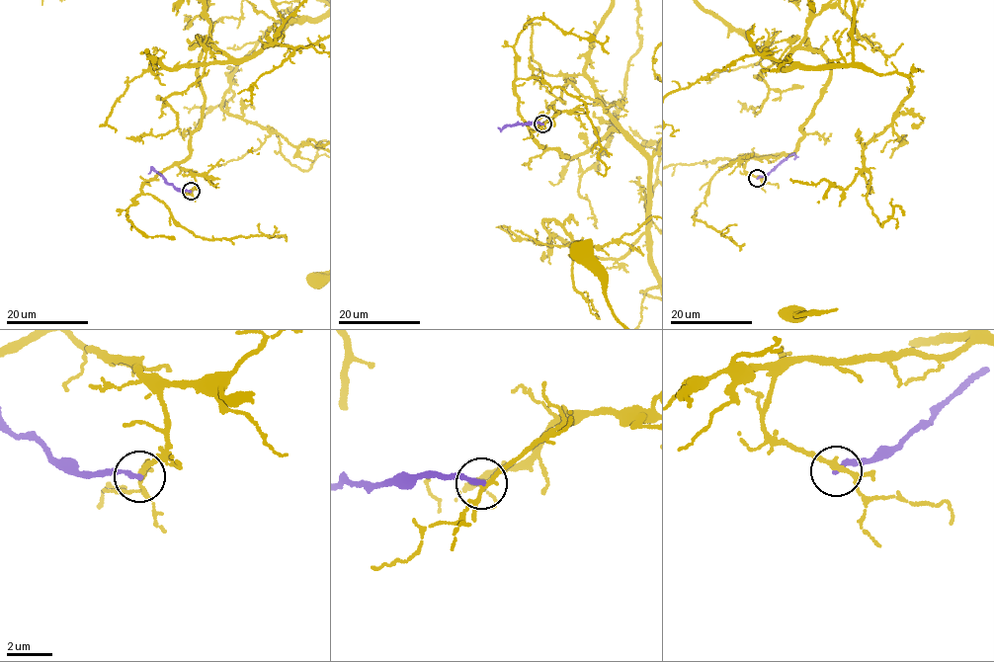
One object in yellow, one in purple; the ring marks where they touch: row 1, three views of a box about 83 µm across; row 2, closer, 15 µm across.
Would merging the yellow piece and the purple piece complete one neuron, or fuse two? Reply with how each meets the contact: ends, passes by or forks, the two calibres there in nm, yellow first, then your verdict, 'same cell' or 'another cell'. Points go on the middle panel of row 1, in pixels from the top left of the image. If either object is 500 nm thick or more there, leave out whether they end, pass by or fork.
yellow forks | purple ends | 170/220 nm | another cell

